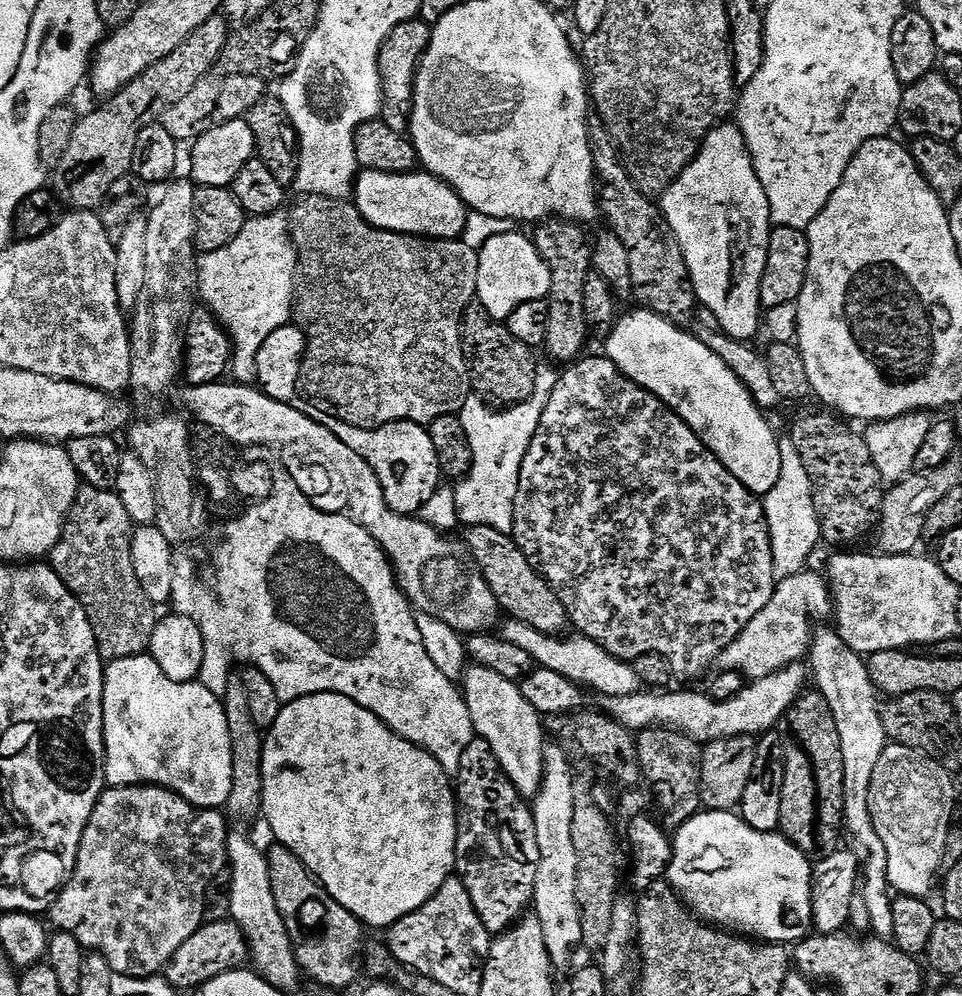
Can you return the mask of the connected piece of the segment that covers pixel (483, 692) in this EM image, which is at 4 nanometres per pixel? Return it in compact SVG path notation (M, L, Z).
M472 666L465 671L462 677L462 695L466 706L470 710L472 727L479 739L490 742L490 750L498 758L500 768L510 778L510 782L519 790L521 796L534 798L540 793L540 787L544 781L544 749L546 747L546 728L542 723L540 713L522 698L520 686L517 681L502 678L502 674L496 674L494 670Z

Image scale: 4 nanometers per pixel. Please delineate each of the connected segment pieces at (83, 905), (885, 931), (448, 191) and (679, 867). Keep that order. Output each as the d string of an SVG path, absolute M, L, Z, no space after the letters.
M130 784L126 788L114 788L111 786L105 787L104 792L98 798L98 806L94 808L94 814L90 816L90 822L86 826L86 830L82 834L82 842L78 846L78 858L76 859L76 865L72 871L72 877L68 880L67 884L60 889L57 897L52 902L50 909L50 915L52 915L53 929L69 932L74 934L74 938L78 938L78 942L85 948L89 953L99 954L106 958L106 962L110 962L113 973L118 975L138 976L138 977L149 977L160 973L163 973L167 969L168 963L174 958L174 954L178 954L178 946L182 946L182 942L186 942L186 938L190 938L190 934L194 934L198 929L201 928L206 922L206 916L204 916L204 895L208 892L208 887L212 884L212 879L219 874L220 871L225 871L226 865L228 864L228 833L230 831L230 824L226 819L223 811L215 808L195 808L190 802L186 802L183 796L180 796L176 792L171 792L169 788L157 788L155 786L141 786L138 784Z
M818 627L811 633L810 672L816 678L815 687L830 702L834 713L834 722L838 722L838 738L842 742L842 766L844 767L844 799L842 801L842 820L864 847L862 856L862 902L868 911L868 923L877 937L891 937L894 930L893 889L888 883L888 859L886 846L874 830L874 818L870 814L870 781L874 778L874 766L882 758L882 750L890 741L882 726L882 704L878 699L875 684L868 673L865 657L859 652L850 650L842 642L840 633L835 627Z
M427 170L406 173L361 171L356 178L354 203L362 218L376 228L430 240L461 239L470 211L451 185Z
M700 810L700 813L689 815L685 824L679 825L675 829L674 839L672 840L672 861L666 873L666 879L673 888L680 894L680 899L688 905L689 909L699 919L713 925L719 926L721 929L731 929L733 933L743 934L748 938L759 938L761 941L770 944L782 944L785 946L795 945L801 940L805 940L813 931L812 918L812 888L814 881L814 864L805 856L803 850L796 848L792 842L784 835L776 832L759 832L754 830L745 822L743 816L735 811L730 812L709 812Z

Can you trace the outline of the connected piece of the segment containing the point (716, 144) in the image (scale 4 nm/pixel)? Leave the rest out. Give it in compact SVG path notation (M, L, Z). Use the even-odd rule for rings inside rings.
M725 122L712 128L690 166L682 170L680 177L659 197L658 203L666 222L670 222L670 230L674 230L678 238L678 246L682 246L697 301L714 314L721 332L731 339L754 341L756 331L762 328L760 291L774 225L770 202L766 202L766 190L762 190L762 182L758 182L740 125Z

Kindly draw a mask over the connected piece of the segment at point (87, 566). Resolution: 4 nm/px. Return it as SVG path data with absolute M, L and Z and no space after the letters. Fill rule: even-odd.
M84 486L76 495L62 538L50 553L51 568L56 571L58 578L62 578L64 585L76 595L78 602L86 610L86 618L90 618L90 626L98 642L100 657L106 662L145 655L156 629L157 609L146 596L146 591L142 590L142 585L134 572L134 561L131 557L133 533L134 525L130 514L126 514L126 506L122 506L115 491Z

